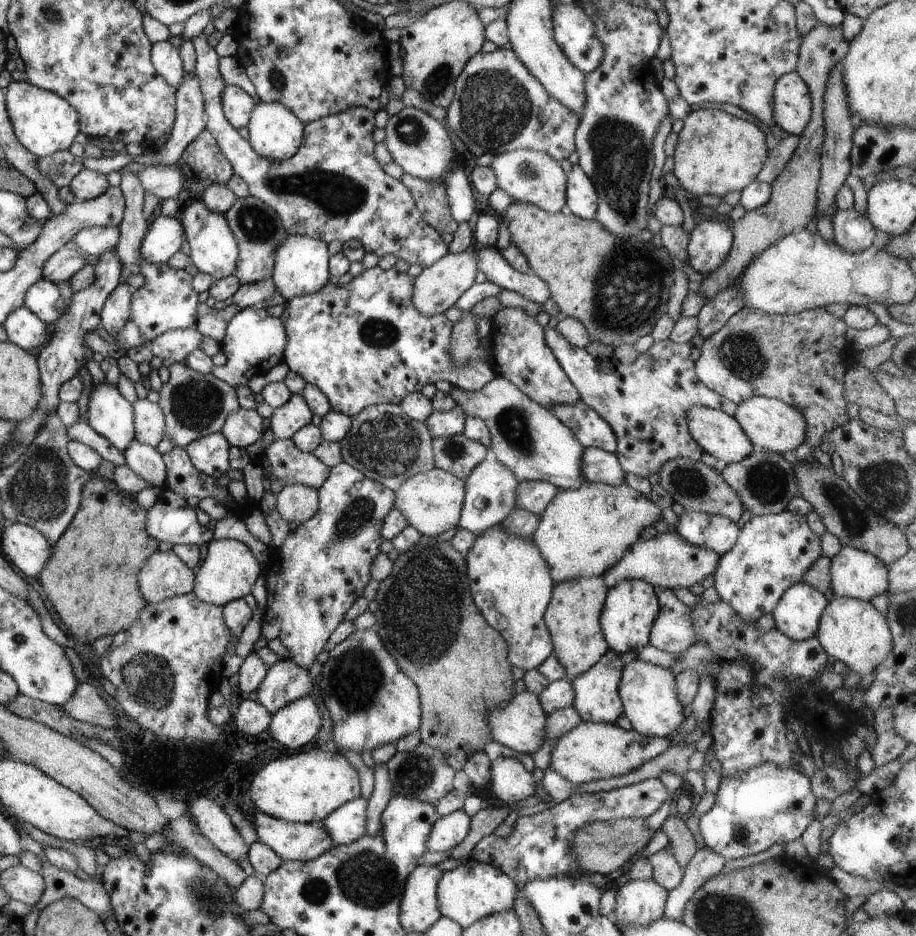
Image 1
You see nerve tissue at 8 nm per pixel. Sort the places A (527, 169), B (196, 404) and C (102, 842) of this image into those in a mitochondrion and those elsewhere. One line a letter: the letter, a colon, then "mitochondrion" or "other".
A: mitochondrion
B: mitochondrion
C: other

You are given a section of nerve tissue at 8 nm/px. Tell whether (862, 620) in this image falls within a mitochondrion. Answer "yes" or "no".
no

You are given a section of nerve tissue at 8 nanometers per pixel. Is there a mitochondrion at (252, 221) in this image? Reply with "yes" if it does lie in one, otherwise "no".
yes

